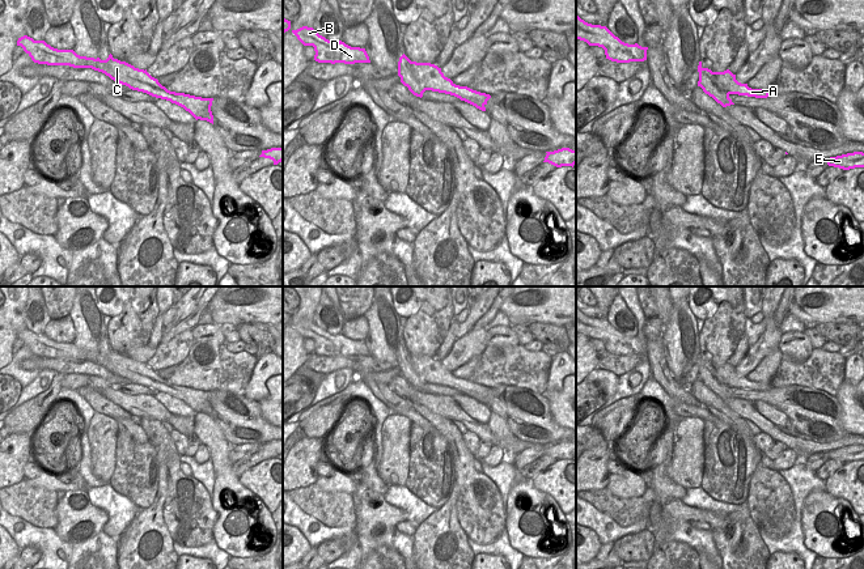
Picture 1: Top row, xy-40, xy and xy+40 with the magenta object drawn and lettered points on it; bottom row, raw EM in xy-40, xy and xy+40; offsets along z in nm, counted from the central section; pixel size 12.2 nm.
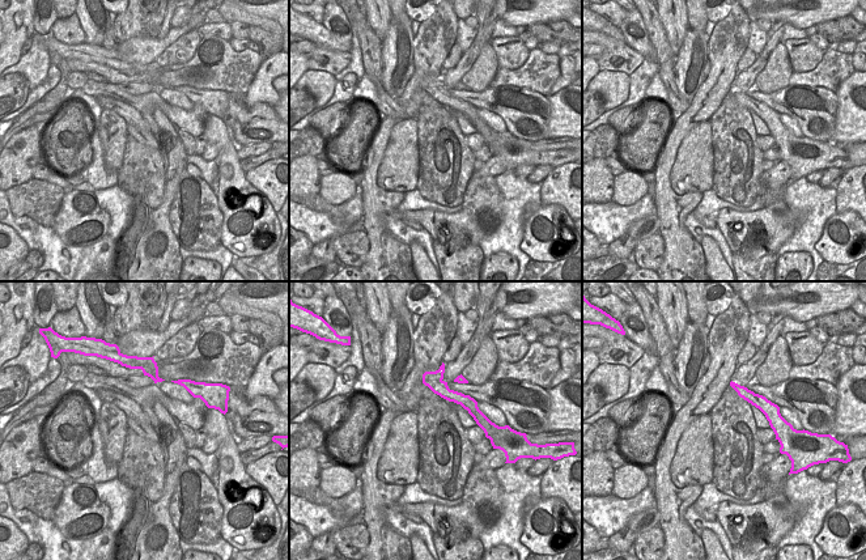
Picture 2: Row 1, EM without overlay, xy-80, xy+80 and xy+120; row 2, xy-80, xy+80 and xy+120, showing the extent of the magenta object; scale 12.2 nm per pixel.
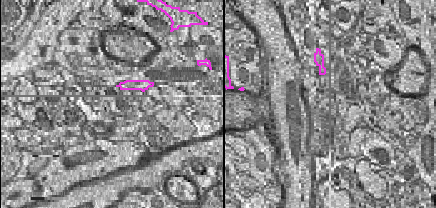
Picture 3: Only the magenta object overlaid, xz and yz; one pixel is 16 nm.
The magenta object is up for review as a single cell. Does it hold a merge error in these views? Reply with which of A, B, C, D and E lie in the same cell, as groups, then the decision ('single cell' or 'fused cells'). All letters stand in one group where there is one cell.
groups A B C D / E; fused cells

